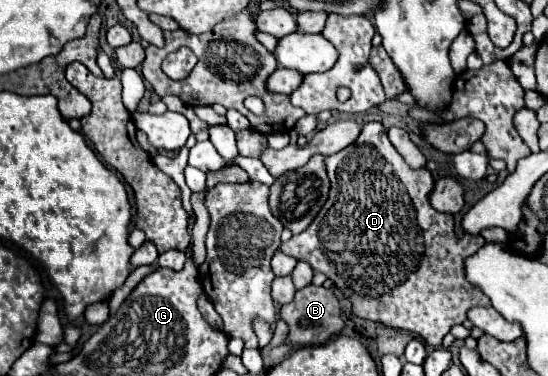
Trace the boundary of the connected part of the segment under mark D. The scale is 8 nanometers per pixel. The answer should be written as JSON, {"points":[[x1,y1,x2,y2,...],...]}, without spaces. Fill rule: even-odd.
{"points":[[367,122,367,124,363,124,361,134,357,136,357,140,351,146,347,146,345,150,341,150,341,152,337,152,333,156,327,156,325,158,325,166,327,166,327,176,329,176,329,182,331,182,331,190,329,190,329,198,327,198,325,206,321,208,321,212,315,216,315,220,309,224,309,228,303,234,297,234,291,240,281,244,281,252,289,254,289,256,293,256,297,260,305,260,315,272,323,272,343,292,343,296,351,300,351,304,353,304,351,310,353,310,355,316,365,318,365,320,373,320,373,322,381,322,381,324,391,326,391,328,417,332,429,346,431,344,441,346,441,340,449,332,449,328,453,324,463,324,465,322,465,314,467,314,469,308,473,308,473,306,485,306,485,308,491,306,489,298,485,298,485,294,481,290,477,290,475,286,465,282,465,274,463,274,465,258,475,254,485,244,485,240,481,236,471,236,471,234,463,234,463,240,457,238,457,234,455,234,455,220,449,214,441,214,441,212,437,212,437,210,433,210,429,206,427,194,429,194,429,190,433,190,433,176,425,168,413,170,413,168,409,168,405,164,405,160,399,156,399,152,389,142,387,130,383,128,381,122]]}

